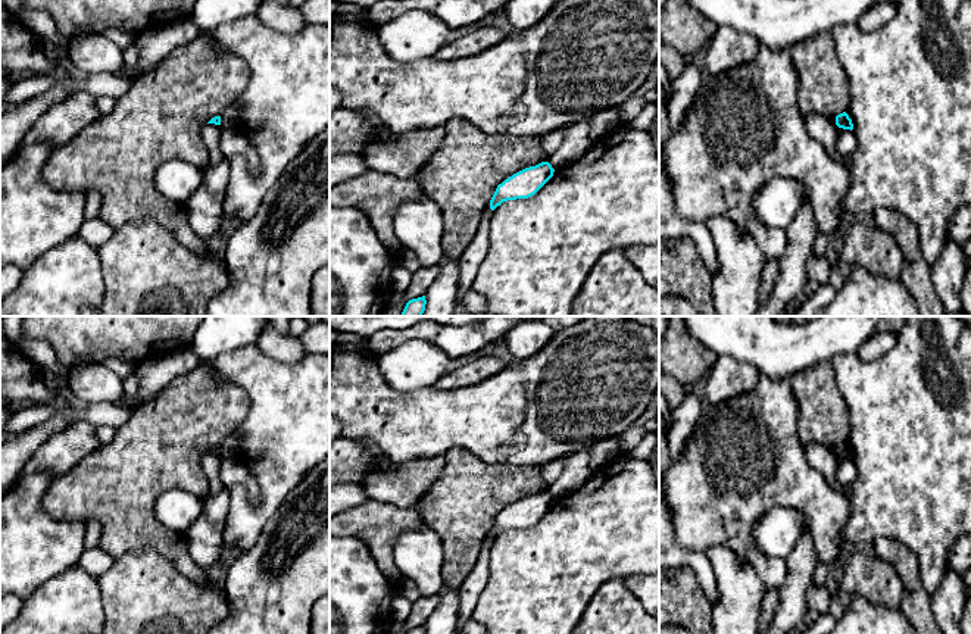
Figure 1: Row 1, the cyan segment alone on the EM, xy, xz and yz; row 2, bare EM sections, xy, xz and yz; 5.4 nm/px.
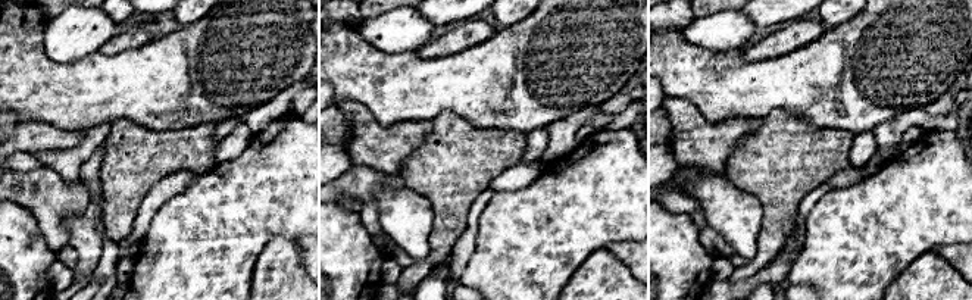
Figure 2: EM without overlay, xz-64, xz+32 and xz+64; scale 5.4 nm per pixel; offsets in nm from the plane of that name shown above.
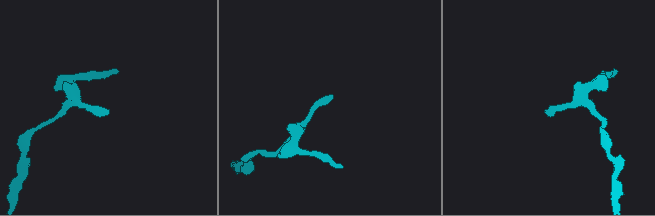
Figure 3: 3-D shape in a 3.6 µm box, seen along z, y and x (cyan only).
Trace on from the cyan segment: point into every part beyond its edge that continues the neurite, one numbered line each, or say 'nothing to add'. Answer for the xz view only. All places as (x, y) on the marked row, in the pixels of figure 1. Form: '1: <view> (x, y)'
nothing to add

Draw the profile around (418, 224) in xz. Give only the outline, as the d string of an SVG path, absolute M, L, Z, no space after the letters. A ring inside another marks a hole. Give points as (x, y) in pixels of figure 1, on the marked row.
M422 197L399 204L393 228L402 247L413 252L424 266L437 265L444 257L443 213L431 199Z

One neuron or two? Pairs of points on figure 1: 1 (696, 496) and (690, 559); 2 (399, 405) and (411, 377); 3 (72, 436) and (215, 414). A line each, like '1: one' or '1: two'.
1: two
2: two
3: two

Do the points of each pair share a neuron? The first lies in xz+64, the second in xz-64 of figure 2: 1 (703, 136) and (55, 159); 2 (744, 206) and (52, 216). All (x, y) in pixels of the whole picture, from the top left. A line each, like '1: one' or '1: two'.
1: one
2: two

